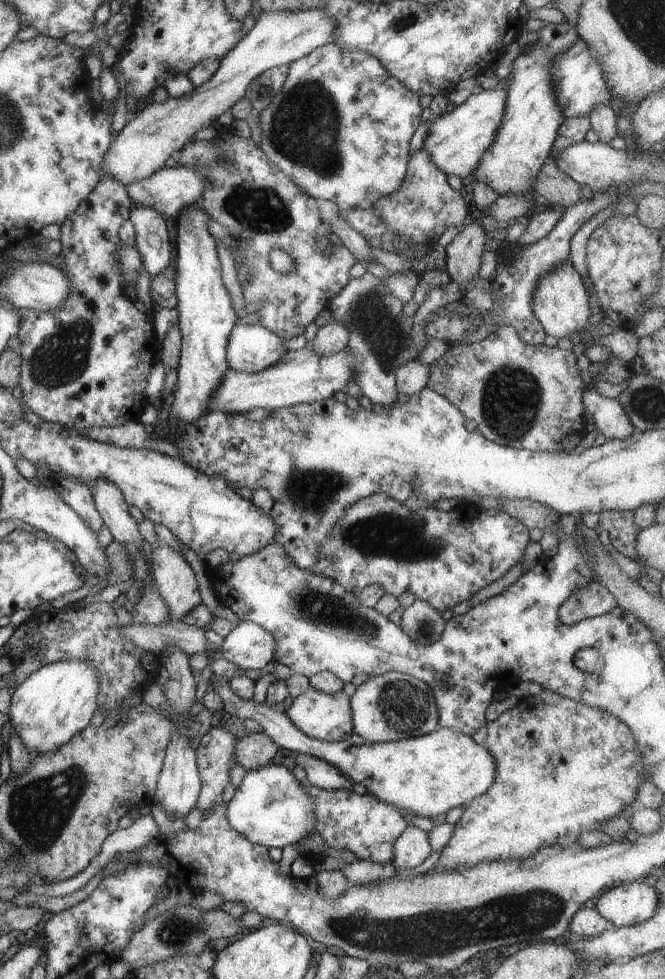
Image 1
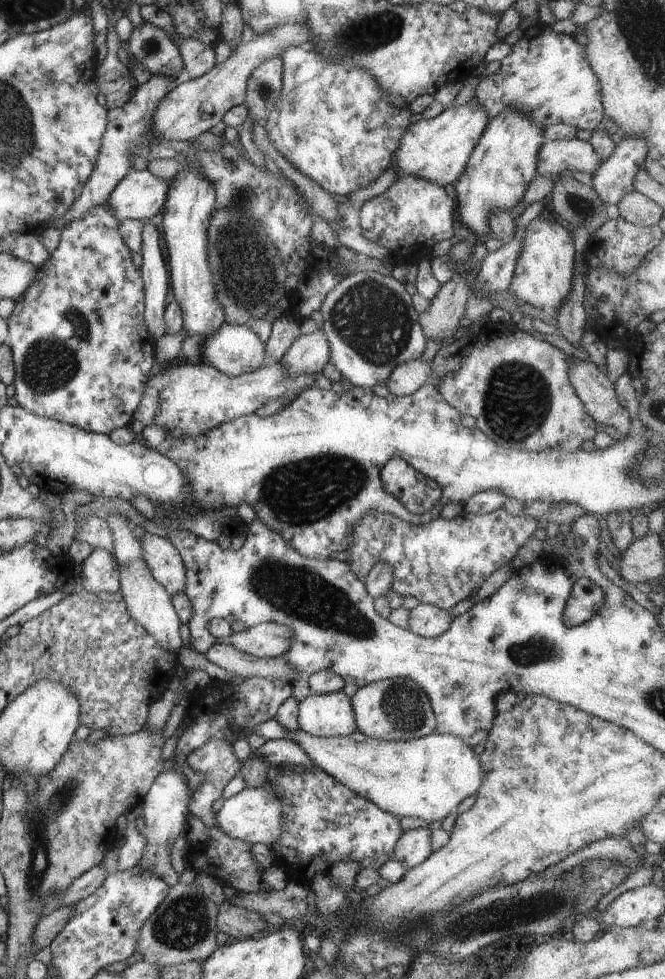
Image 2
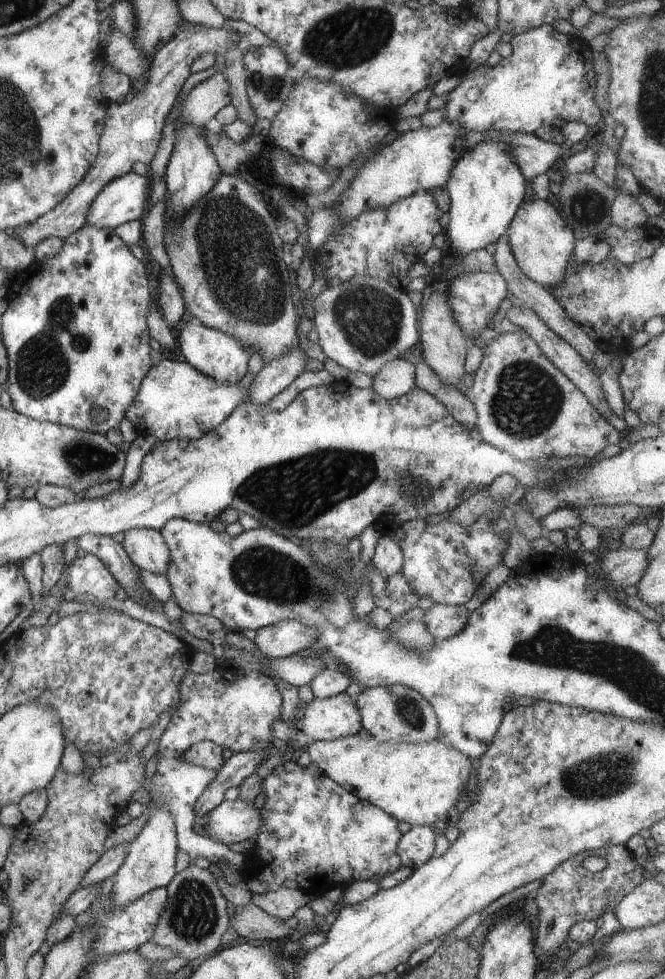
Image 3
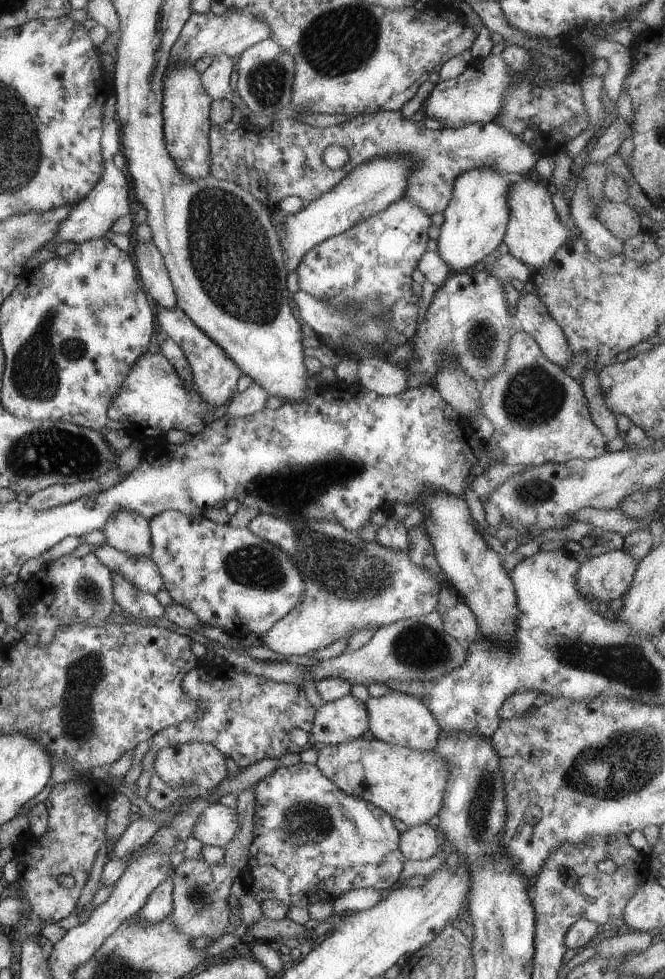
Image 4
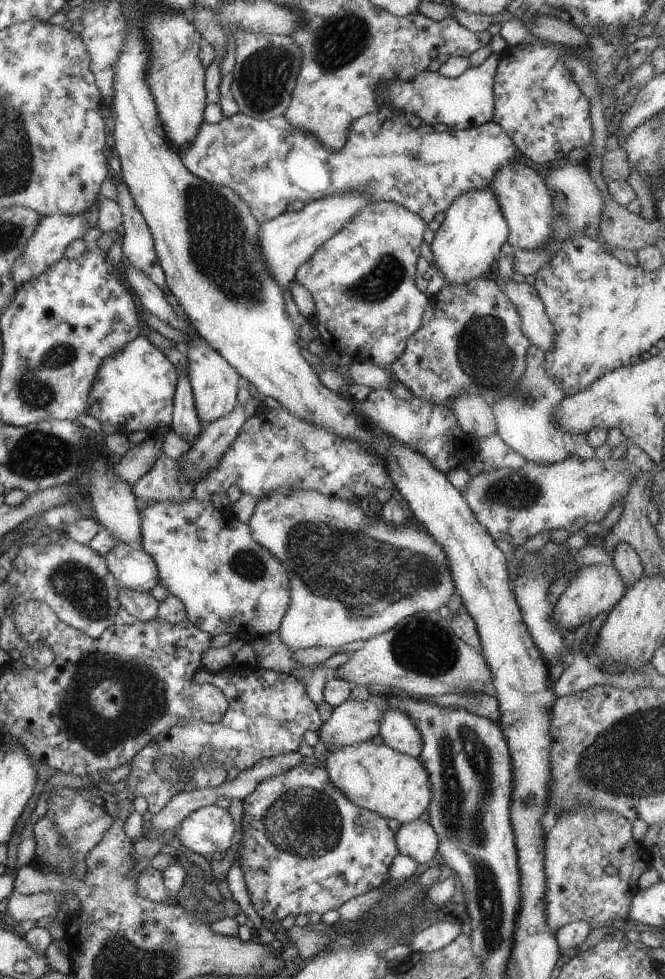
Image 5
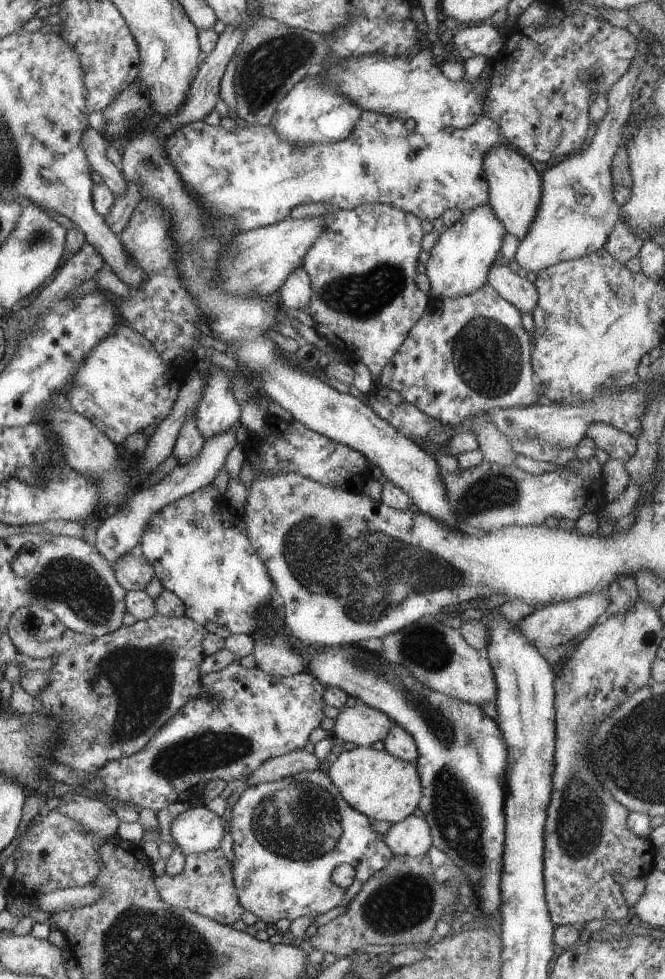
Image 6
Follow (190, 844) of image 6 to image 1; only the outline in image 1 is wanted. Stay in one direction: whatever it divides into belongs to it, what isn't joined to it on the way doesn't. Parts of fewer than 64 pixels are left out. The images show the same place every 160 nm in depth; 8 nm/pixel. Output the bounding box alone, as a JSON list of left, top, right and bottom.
[226,760,316,850]

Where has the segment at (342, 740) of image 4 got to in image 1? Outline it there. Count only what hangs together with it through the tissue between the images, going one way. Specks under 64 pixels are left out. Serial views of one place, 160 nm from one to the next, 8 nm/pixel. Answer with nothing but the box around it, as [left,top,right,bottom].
[284,688,353,742]

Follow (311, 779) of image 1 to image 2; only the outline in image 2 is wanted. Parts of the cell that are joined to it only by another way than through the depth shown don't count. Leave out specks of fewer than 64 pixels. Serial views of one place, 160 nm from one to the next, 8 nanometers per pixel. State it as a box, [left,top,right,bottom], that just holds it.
[254,738,316,770]

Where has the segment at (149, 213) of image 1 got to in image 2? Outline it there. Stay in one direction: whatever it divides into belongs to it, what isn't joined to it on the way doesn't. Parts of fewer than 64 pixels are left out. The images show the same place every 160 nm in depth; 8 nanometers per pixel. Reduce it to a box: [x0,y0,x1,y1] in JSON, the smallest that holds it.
[140,221,170,341]

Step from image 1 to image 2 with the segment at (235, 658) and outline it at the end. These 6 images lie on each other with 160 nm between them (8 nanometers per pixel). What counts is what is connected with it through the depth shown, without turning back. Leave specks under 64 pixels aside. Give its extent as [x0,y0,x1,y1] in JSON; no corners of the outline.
[230,623,292,658]

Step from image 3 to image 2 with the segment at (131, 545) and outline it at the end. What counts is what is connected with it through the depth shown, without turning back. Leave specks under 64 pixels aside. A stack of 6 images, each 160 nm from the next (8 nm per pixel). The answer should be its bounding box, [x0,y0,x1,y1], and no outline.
[140,532,186,596]

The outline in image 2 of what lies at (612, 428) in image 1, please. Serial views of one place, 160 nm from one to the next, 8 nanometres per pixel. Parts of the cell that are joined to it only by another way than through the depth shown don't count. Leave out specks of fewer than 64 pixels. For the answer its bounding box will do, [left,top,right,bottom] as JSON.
[568,358,632,435]

